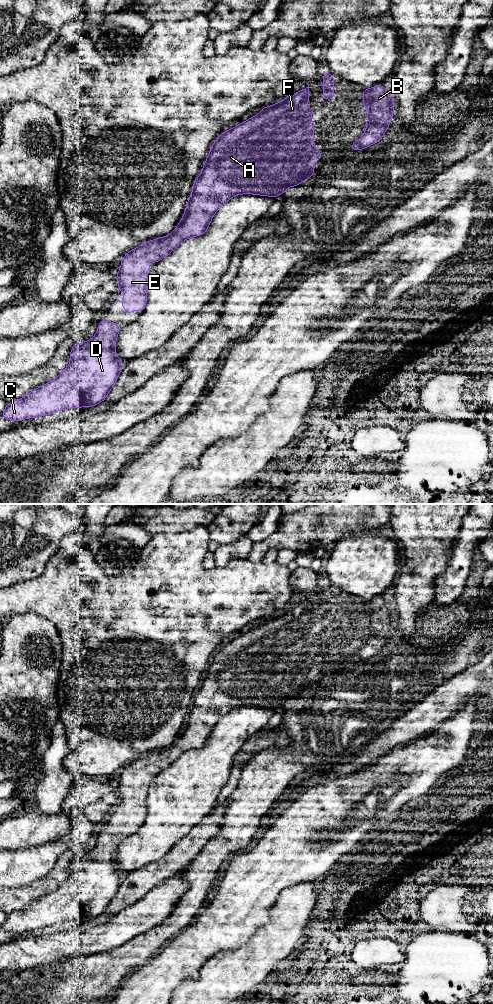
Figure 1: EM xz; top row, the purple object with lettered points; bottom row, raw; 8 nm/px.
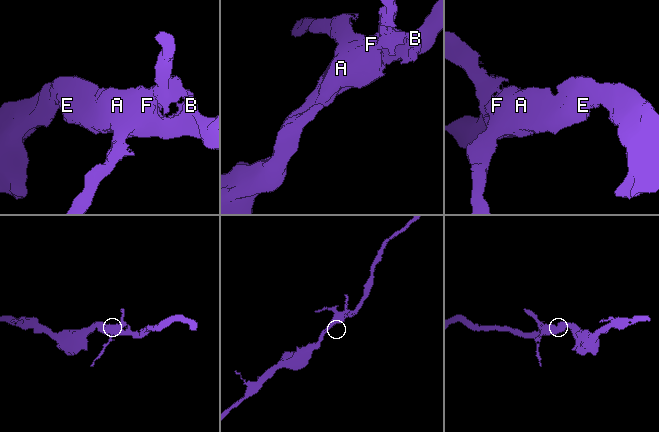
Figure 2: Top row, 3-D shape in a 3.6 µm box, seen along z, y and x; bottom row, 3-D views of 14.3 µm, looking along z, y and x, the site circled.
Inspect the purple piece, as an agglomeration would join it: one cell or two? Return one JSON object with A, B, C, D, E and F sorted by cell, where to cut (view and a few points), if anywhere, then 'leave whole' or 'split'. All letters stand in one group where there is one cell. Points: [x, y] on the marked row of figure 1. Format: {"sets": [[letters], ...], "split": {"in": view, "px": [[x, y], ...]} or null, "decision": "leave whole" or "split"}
{"sets": [["A", "B", "E", "F"], ["C", "D"]], "split": {"in": "xz", "px": [[130, 252], [123, 263], [119, 284], [125, 291], [142, 297]]}, "decision": "split"}

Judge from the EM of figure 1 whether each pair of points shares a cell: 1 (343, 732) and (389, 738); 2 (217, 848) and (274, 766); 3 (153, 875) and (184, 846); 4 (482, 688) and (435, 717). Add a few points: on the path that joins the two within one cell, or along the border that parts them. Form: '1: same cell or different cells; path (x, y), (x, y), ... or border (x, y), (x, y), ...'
1: different cells; border (393, 721), (388, 727), (371, 737), (356, 750)
2: same cell; path (231, 828), (243, 816), (247, 805), (261, 786)
3: same cell; path (161, 870), (177, 854)
4: same cell; path (470, 688), (464, 688), (447, 705)

